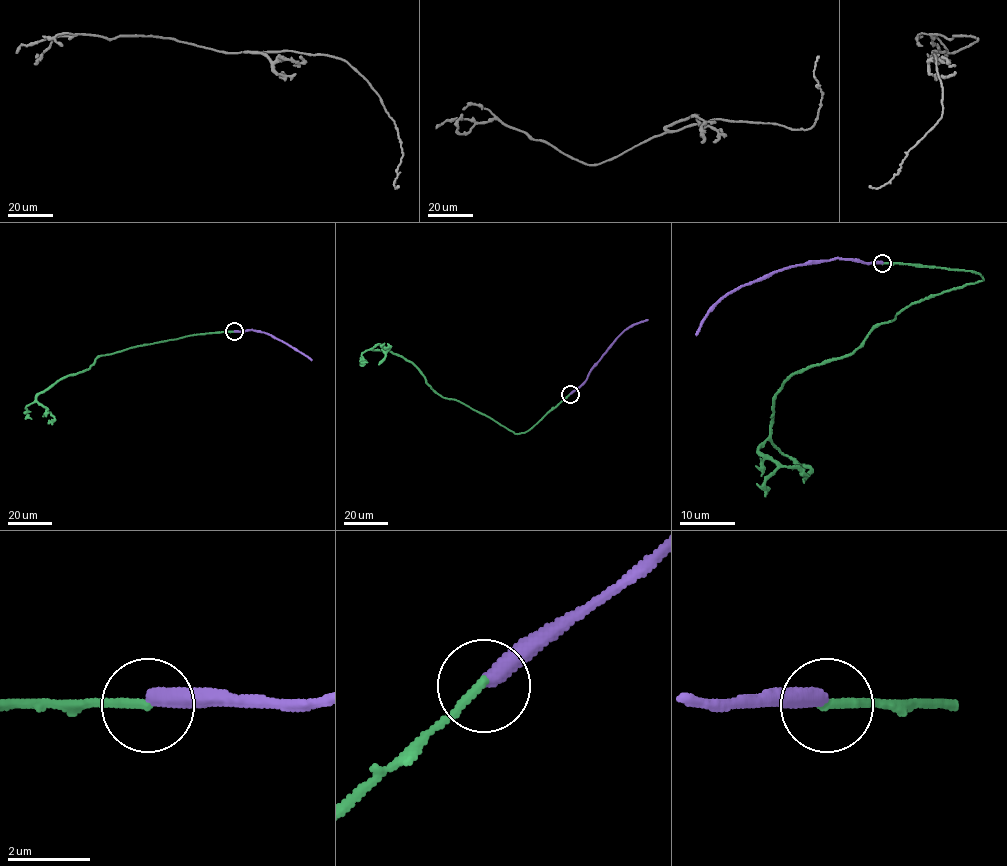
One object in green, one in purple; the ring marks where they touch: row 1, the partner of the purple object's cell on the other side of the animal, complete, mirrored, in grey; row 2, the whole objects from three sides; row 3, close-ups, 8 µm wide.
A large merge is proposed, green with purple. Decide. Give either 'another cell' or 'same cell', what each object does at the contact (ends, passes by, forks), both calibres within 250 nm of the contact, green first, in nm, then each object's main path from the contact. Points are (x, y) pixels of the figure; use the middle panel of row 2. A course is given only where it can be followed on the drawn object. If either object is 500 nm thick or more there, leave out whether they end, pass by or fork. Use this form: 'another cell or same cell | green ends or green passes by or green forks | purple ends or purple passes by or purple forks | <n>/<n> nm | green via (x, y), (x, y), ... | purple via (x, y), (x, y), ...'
another cell | green ends | purple ends | 200/400 nm | green via (570, 394), (531, 428), (515, 434), (435, 392), (412, 363), (372, 349), (384, 348) | purple via (570, 394), (626, 329), (647, 319)

